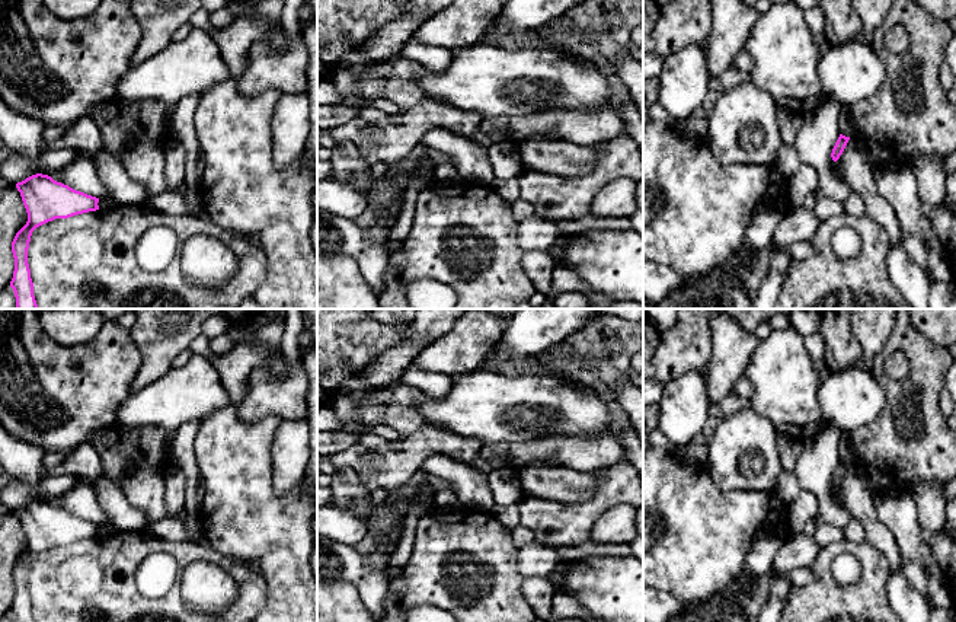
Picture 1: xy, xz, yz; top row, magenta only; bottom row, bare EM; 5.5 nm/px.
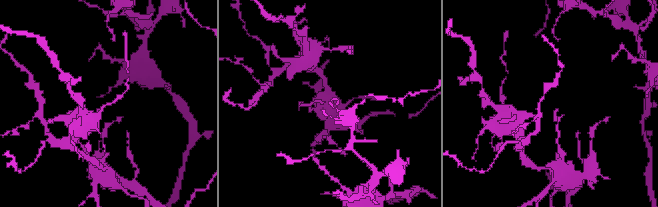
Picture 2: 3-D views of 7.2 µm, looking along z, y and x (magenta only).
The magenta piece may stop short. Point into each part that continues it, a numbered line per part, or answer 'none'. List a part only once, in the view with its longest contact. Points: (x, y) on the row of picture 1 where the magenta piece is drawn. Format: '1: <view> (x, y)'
none

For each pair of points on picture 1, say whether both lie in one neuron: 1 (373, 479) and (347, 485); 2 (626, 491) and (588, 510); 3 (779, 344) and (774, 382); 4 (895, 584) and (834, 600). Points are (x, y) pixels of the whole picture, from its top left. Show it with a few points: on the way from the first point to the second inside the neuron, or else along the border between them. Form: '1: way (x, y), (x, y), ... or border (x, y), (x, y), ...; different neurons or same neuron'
1: border (342, 465), (352, 469), (371, 494); different neurons
2: way (617, 494), (607, 494), (597, 504); same neuron
3: way (779, 353), (774, 373); same neuron
4: border (891, 571), (886, 580), (886, 600), (889, 606); different neurons

